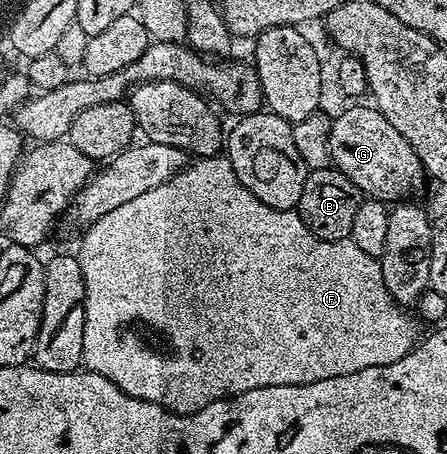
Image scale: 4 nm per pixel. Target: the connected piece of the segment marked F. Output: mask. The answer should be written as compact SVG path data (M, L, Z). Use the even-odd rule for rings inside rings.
M216 154L211 159L195 158L183 172L184 183L178 199L160 201L142 213L136 213L132 201L128 201L128 205L120 205L120 209L104 213L100 221L81 232L82 244L76 248L76 254L80 261L80 273L84 273L86 294L82 354L82 367L85 370L108 377L108 381L128 393L128 397L152 401L152 405L160 405L165 411L177 415L194 415L204 409L204 405L212 405L212 401L230 399L234 395L248 393L248 389L260 389L268 385L291 387L312 381L324 381L328 377L344 377L344 373L360 373L360 369L392 365L392 361L400 361L400 357L411 351L419 338L418 331L414 328L415 320L410 320L406 316L407 312L388 293L382 276L382 264L375 256L364 253L364 249L359 249L351 239L317 239L304 225L297 210L272 209L264 205L260 197L252 197L252 193L248 193L248 189L244 189L244 185L240 185L240 181L234 176L232 161L228 161L225 154ZM137 323L159 331L170 346L170 355L161 355L160 352L146 347L145 341L133 331Z

